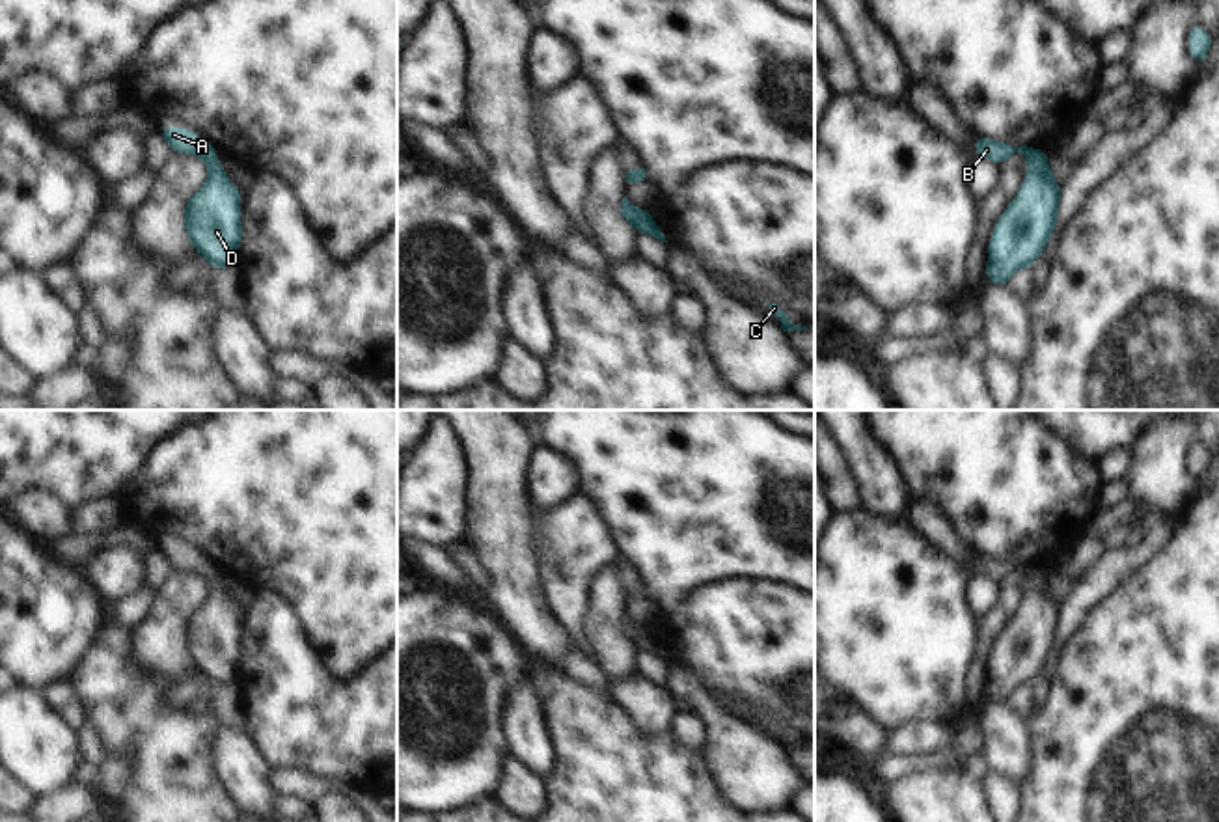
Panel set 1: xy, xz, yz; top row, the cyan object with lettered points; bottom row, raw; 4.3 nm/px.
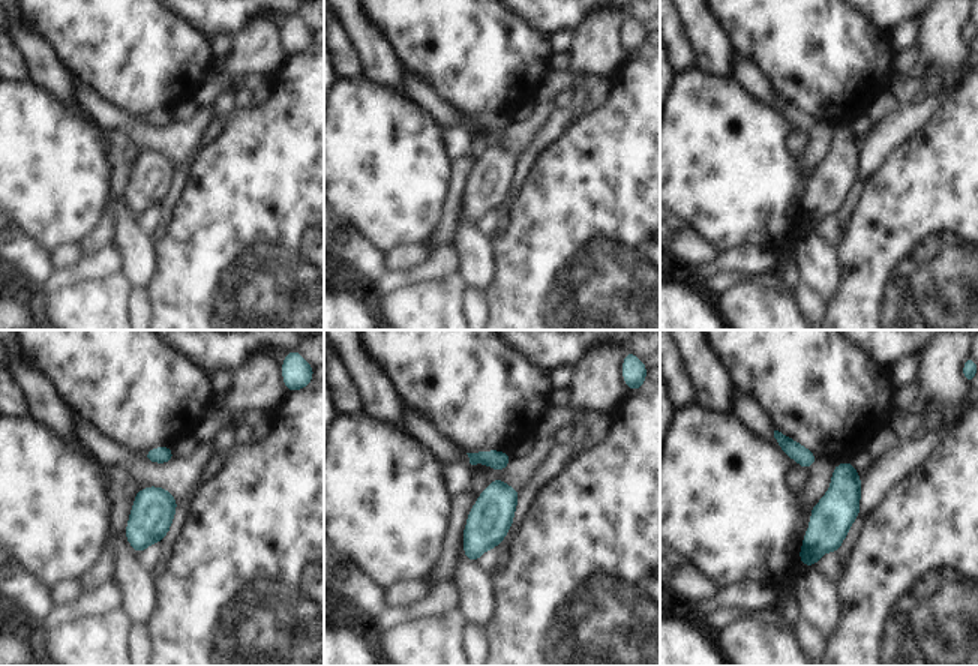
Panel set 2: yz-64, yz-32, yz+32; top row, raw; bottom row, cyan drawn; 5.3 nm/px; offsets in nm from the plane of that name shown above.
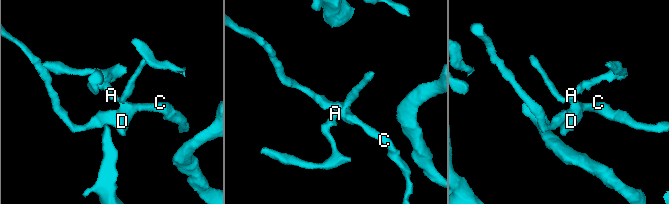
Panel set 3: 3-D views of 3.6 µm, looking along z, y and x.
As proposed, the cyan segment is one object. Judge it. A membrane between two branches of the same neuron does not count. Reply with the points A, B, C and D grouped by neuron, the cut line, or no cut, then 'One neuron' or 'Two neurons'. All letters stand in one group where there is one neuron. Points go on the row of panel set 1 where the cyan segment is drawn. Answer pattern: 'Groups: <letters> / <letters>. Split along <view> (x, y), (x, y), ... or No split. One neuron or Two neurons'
Groups: A B C D. No split. One neuron

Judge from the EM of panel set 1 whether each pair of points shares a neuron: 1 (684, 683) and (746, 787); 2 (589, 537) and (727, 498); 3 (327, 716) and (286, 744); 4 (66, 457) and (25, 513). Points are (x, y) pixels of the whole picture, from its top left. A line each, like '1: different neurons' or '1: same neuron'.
1: same neuron
2: different neurons
3: same neuron
4: different neurons

